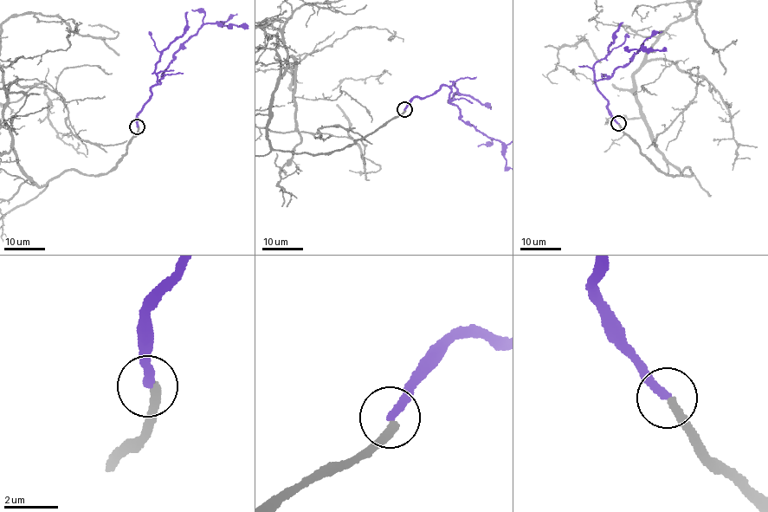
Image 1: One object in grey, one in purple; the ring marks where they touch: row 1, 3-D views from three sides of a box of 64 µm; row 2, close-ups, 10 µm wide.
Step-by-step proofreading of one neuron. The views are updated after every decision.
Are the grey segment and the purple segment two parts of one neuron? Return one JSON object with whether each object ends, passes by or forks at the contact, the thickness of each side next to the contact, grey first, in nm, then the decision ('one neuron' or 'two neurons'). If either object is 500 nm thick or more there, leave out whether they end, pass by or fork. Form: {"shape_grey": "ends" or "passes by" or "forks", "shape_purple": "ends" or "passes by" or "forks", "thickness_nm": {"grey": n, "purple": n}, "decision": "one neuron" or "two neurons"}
{"shape_grey": "ends", "shape_purple": "ends", "thickness_nm": {"grey": 320, "purple": 280}, "decision": "two neurons"}

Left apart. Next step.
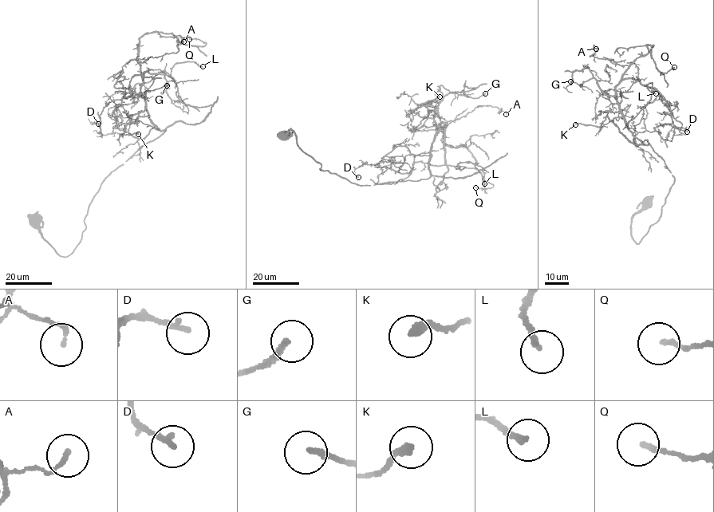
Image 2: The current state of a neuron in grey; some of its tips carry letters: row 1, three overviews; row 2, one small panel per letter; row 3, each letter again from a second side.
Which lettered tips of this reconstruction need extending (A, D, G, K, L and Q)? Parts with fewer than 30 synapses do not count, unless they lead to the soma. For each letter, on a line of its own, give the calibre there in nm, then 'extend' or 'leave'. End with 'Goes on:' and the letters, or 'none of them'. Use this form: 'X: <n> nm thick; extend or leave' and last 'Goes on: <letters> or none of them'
A: 120 nm thick; leave
D: 180 nm thick; leave
G: 200 nm thick; leave
K: 280 nm thick; leave
L: 190 nm thick; leave
Q: 150 nm thick; leave
Goes on: none of them

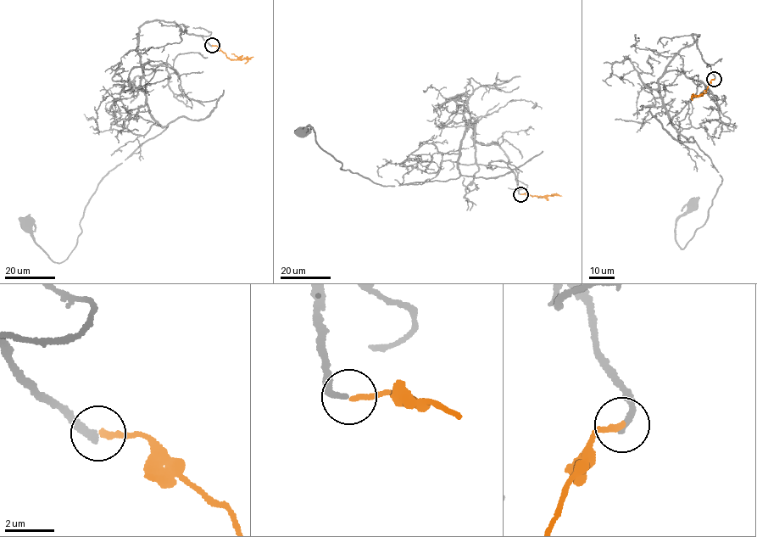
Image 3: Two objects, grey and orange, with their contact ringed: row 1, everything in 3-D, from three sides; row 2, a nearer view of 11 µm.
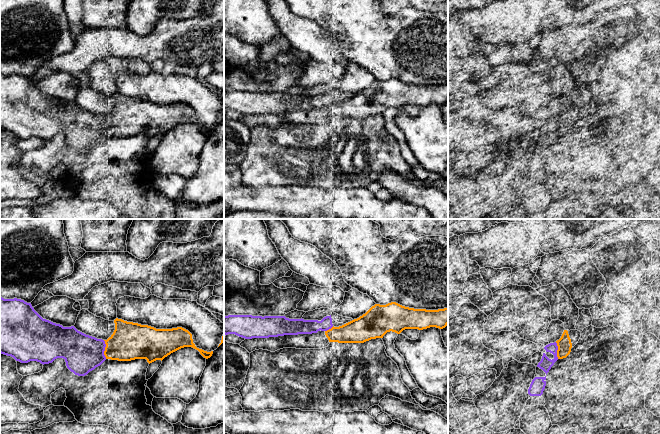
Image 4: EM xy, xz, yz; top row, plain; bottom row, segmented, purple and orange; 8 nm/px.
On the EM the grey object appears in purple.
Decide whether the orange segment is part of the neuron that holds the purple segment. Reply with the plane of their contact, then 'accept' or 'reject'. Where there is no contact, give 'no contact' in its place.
xy | reject

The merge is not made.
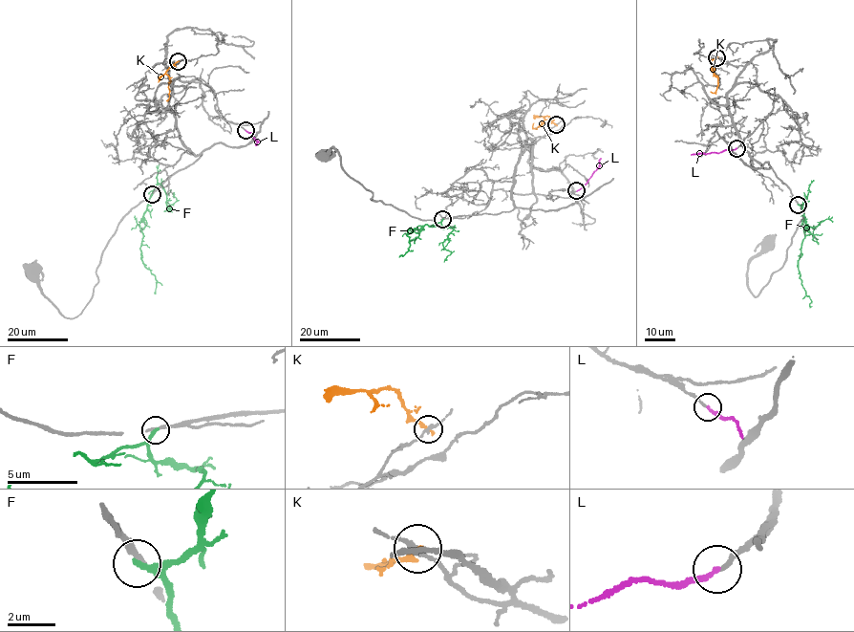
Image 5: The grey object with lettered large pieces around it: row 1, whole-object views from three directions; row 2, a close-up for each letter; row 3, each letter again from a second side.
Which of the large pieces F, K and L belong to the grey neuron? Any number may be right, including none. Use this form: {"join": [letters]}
{"join": ["L"]}

